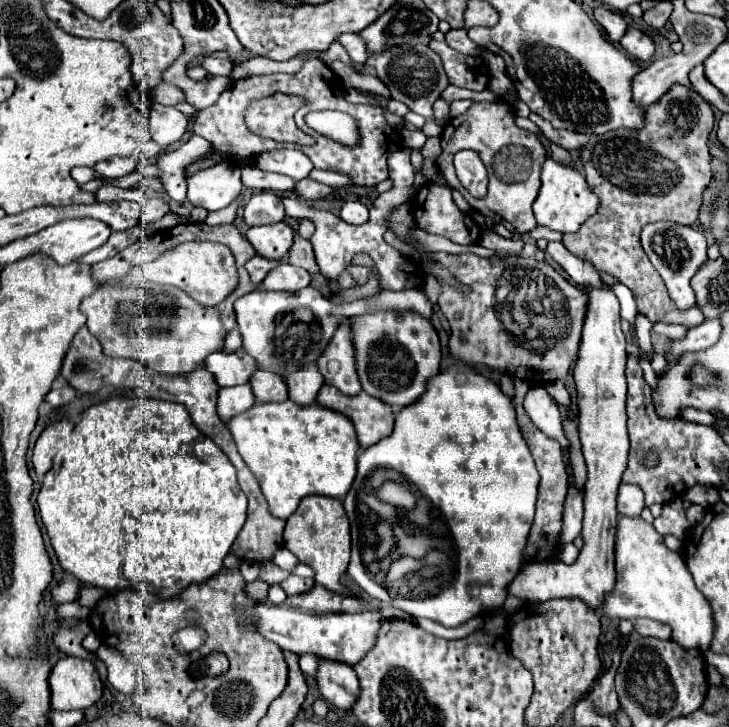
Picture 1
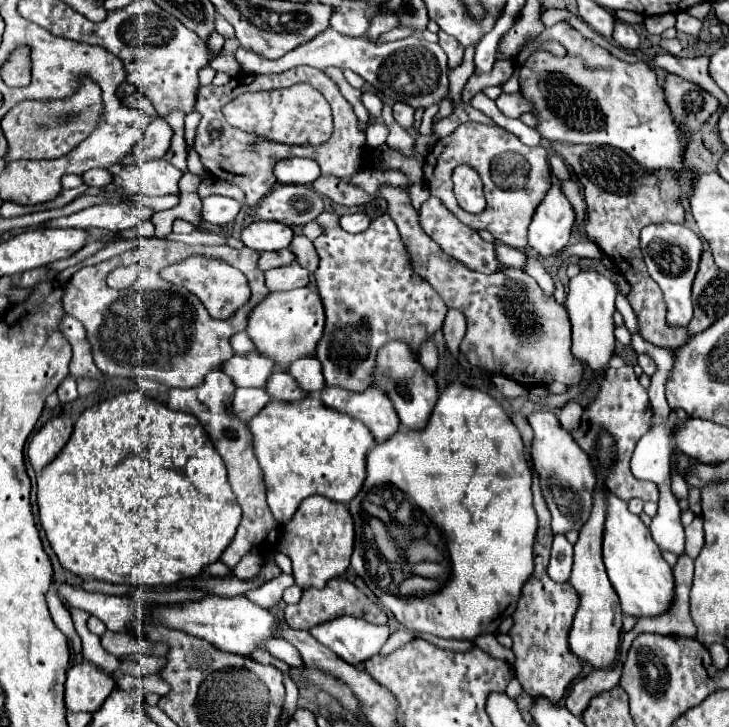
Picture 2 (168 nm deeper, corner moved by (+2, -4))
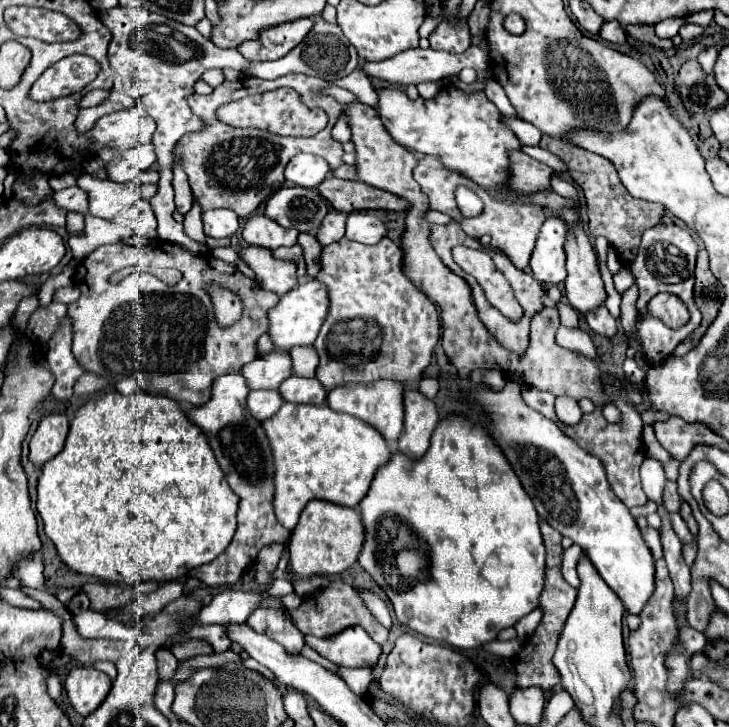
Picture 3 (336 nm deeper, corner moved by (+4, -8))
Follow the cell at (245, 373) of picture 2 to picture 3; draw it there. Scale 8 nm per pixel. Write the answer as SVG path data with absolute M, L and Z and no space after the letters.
M271 351L243 365L241 375L249 389L277 389L281 381L291 377L291 359L283 351Z

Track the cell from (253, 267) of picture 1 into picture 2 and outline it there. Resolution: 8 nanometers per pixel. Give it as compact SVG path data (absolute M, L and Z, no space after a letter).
M283 249L283 251L265 251L261 253L259 257L259 269L261 271L267 271L271 267L283 267L283 265L289 265L295 261L295 255L291 253L291 249Z

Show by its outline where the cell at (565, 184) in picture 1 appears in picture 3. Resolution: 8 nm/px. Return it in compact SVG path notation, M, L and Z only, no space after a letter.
M551 215L541 225L541 231L537 235L535 249L531 253L531 271L533 277L543 281L545 285L559 285L565 281L565 237L567 237L567 225L561 221L561 217Z

